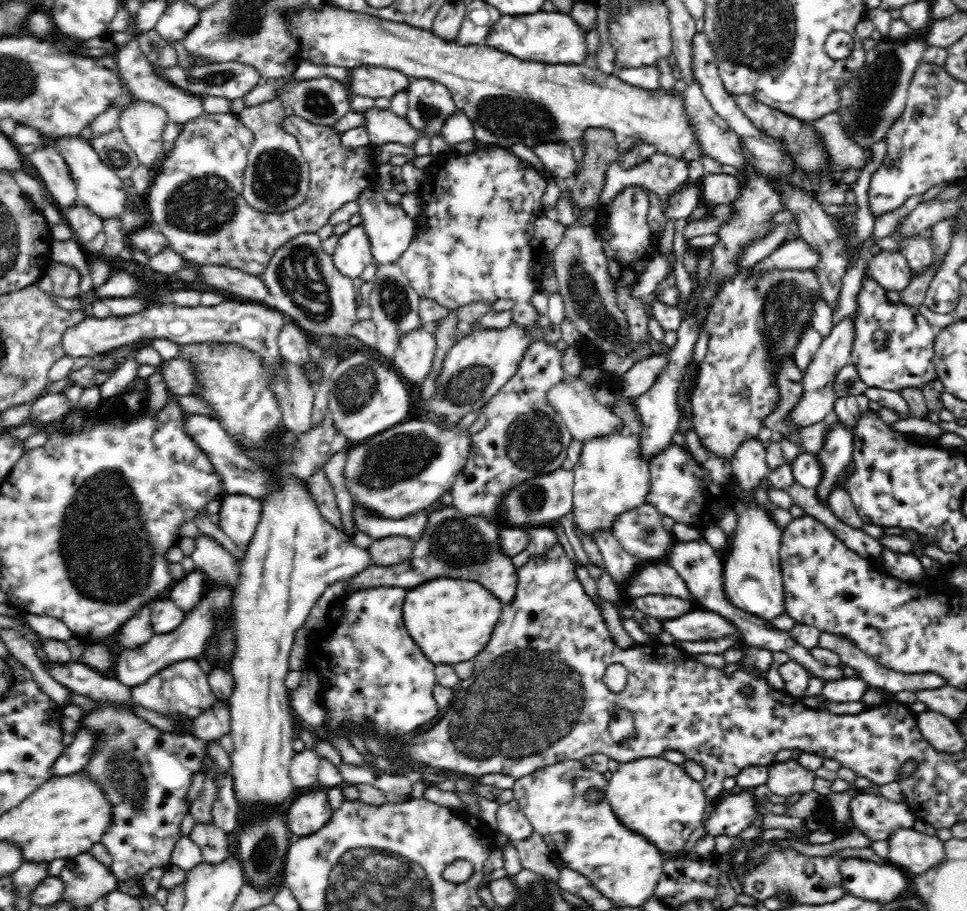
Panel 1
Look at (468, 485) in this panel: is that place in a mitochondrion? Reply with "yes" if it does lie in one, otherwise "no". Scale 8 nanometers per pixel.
no

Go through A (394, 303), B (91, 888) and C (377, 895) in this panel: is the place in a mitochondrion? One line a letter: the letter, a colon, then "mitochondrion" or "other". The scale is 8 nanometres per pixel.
A: mitochondrion
B: other
C: mitochondrion

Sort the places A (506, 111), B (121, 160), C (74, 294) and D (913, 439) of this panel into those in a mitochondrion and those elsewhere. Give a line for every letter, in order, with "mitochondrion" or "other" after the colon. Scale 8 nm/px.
A: mitochondrion
B: mitochondrion
C: other
D: other

